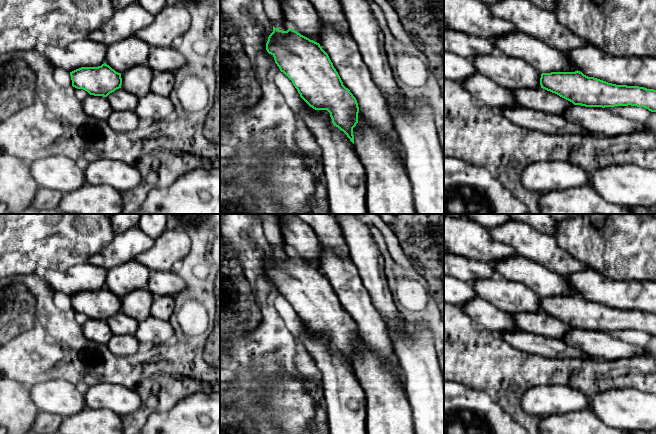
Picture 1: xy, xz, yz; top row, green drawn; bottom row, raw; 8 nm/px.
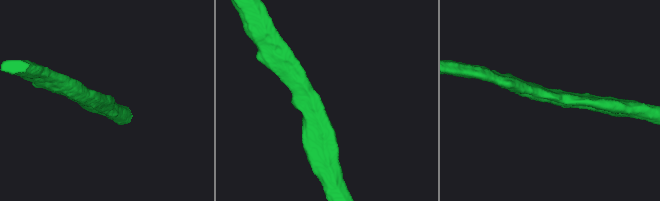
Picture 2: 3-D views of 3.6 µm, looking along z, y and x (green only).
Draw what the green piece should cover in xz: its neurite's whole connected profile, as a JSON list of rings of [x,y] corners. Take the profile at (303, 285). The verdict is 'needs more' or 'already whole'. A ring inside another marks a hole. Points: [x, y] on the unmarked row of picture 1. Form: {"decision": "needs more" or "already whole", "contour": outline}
{"decision": "already whole", "contour": [[[273,250],[266,274],[274,281],[275,287],[293,307],[300,321],[315,334],[327,334],[332,347],[343,355],[354,368],[353,352],[358,347],[359,331],[356,322],[343,306],[328,278],[319,267],[310,264],[297,255],[282,255]]]}

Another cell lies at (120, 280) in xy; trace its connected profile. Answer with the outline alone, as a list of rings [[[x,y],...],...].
[[[131,260],[108,270],[105,287],[118,297],[122,297],[130,291],[145,289],[151,270]]]

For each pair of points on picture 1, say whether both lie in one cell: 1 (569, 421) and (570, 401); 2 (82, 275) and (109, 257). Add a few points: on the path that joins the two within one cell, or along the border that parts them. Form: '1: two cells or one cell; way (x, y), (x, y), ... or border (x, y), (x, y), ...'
1: two cells; border (587, 408), (546, 416)
2: two cells; border (88, 261), (107, 270)

